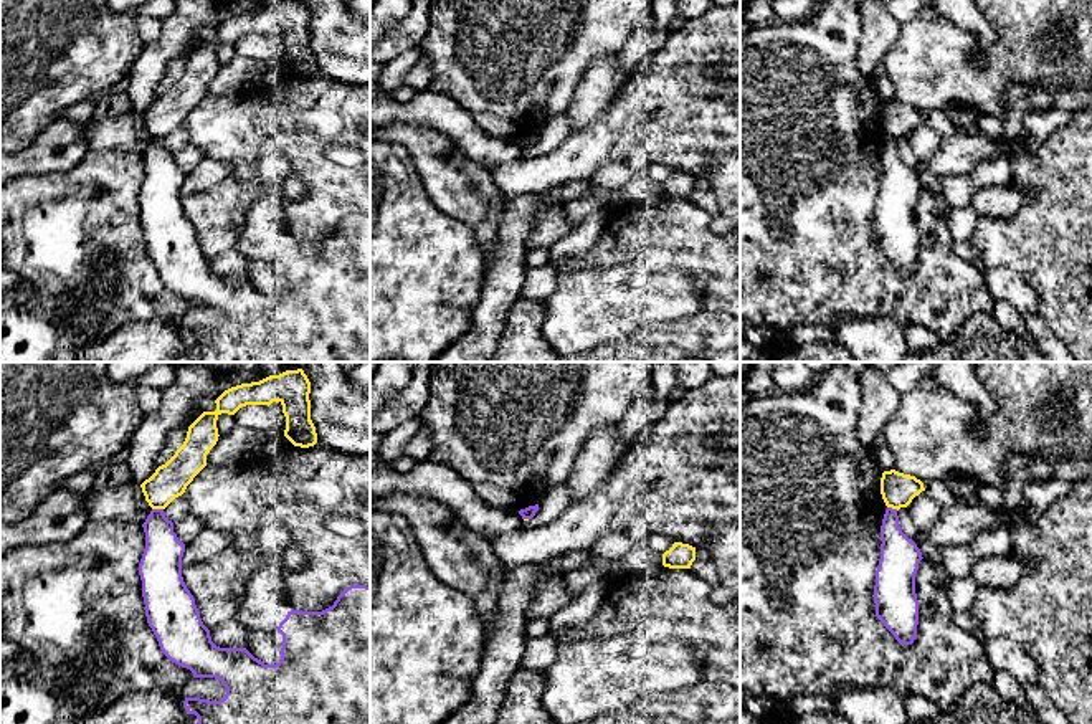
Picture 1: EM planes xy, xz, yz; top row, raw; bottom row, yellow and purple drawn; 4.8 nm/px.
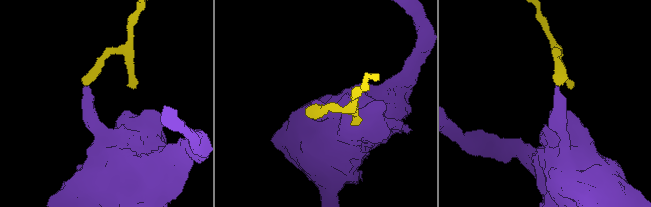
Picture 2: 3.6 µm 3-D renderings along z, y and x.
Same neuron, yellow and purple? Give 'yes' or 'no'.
no

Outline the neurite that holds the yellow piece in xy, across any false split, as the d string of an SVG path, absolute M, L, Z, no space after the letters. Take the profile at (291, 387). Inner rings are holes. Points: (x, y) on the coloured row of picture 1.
M302 369L269 375L259 382L241 383L225 390L215 412L203 412L187 431L183 445L140 488L152 509L165 509L182 496L193 478L207 466L207 455L218 441L216 420L221 413L235 415L246 405L279 402L286 417L284 436L301 448L317 443L311 420L311 382Z

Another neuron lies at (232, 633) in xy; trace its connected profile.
M230 620L210 630L210 636L220 648L245 648L251 638L251 631L238 620Z

